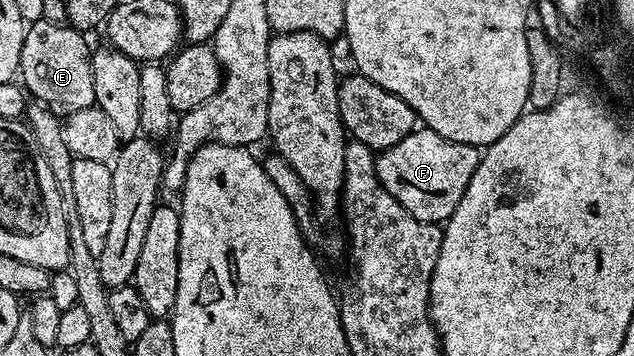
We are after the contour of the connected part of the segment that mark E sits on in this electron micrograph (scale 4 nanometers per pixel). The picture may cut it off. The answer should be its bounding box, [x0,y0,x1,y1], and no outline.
[17,18,95,119]

